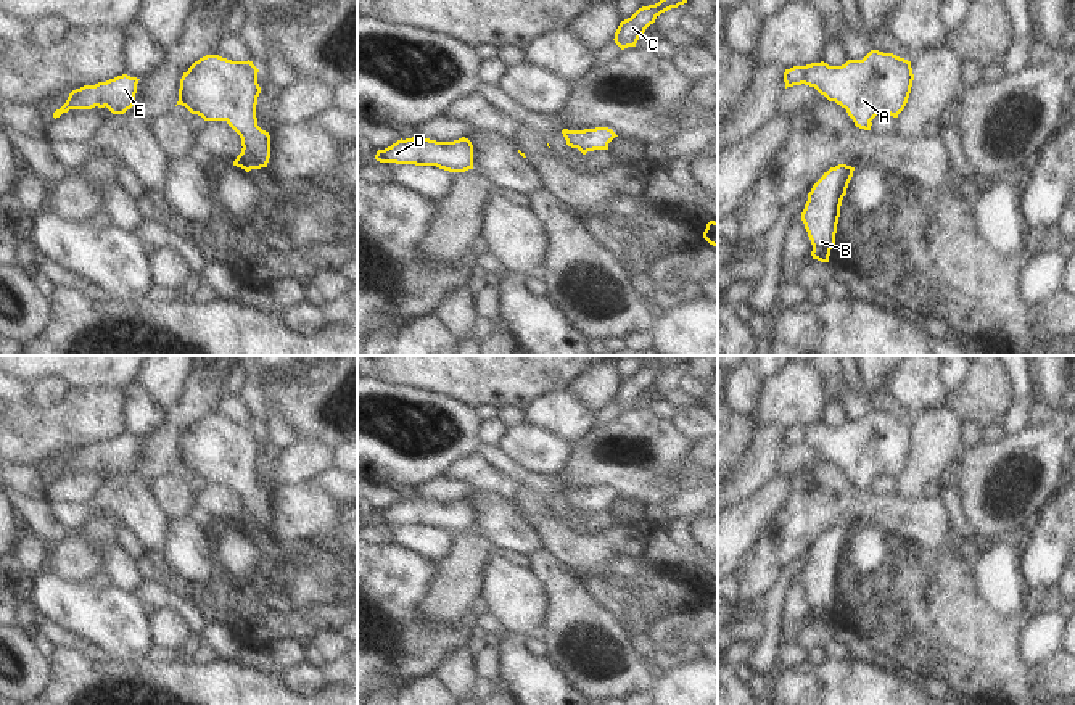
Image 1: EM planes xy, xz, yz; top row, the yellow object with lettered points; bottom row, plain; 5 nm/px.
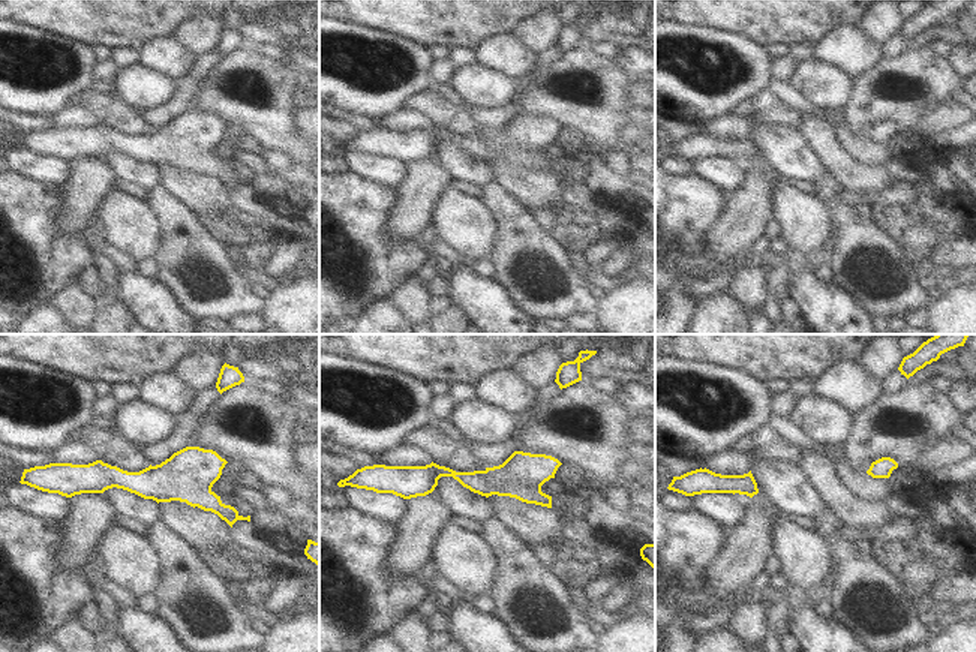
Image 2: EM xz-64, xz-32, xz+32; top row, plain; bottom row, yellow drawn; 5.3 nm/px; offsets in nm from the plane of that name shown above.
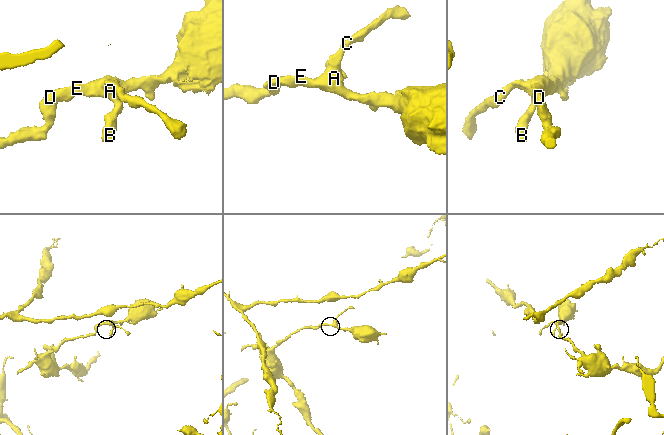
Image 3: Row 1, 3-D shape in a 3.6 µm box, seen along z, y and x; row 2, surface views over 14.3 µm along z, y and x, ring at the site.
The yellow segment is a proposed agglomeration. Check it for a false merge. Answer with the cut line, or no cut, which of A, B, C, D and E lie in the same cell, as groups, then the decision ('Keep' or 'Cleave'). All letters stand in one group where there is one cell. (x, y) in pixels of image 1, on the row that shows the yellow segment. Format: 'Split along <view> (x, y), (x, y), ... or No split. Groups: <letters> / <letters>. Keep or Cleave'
No split. Groups: A B C D E. Keep

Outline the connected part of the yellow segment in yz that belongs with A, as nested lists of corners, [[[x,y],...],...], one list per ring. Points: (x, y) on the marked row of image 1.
[[[879,50],[842,66],[821,61],[784,72],[785,89],[801,84],[814,87],[829,101],[845,108],[855,126],[864,130],[871,130],[877,114],[898,118],[908,103],[912,80],[911,61]]]

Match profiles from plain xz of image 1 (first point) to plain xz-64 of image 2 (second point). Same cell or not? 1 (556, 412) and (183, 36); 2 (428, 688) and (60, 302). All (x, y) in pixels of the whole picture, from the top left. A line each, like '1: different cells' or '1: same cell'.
1: different cells
2: different cells

